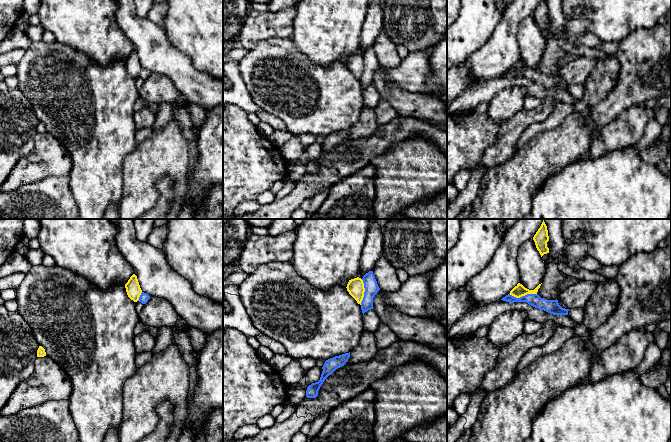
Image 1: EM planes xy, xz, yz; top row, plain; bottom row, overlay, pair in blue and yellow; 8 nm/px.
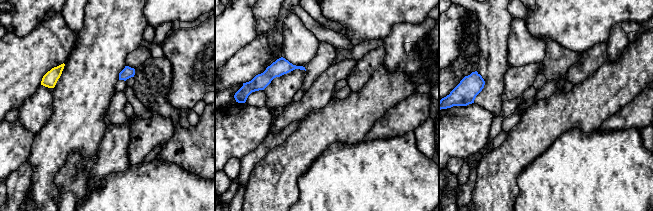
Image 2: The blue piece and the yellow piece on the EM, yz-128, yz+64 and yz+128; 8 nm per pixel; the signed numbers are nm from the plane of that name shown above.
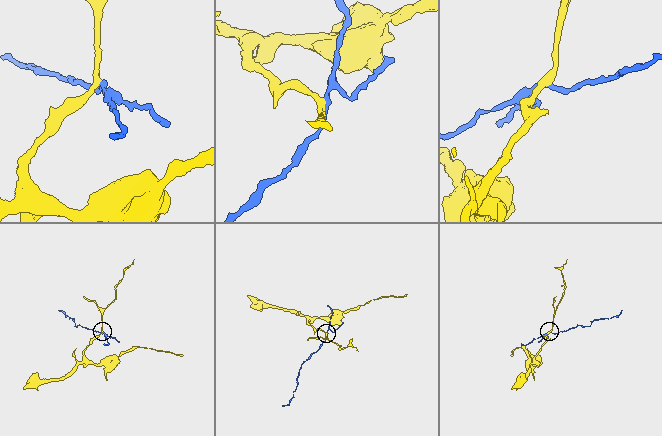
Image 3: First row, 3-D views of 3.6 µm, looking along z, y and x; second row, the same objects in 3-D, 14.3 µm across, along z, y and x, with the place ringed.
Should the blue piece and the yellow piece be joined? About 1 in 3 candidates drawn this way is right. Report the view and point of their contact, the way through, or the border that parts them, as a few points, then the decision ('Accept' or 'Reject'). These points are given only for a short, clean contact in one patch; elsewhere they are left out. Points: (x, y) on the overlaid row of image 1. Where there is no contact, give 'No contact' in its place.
Touches blue at yz (522, 296). Boundary: yz (536, 293), (527, 293), (519, 297), (509, 294). Reject

